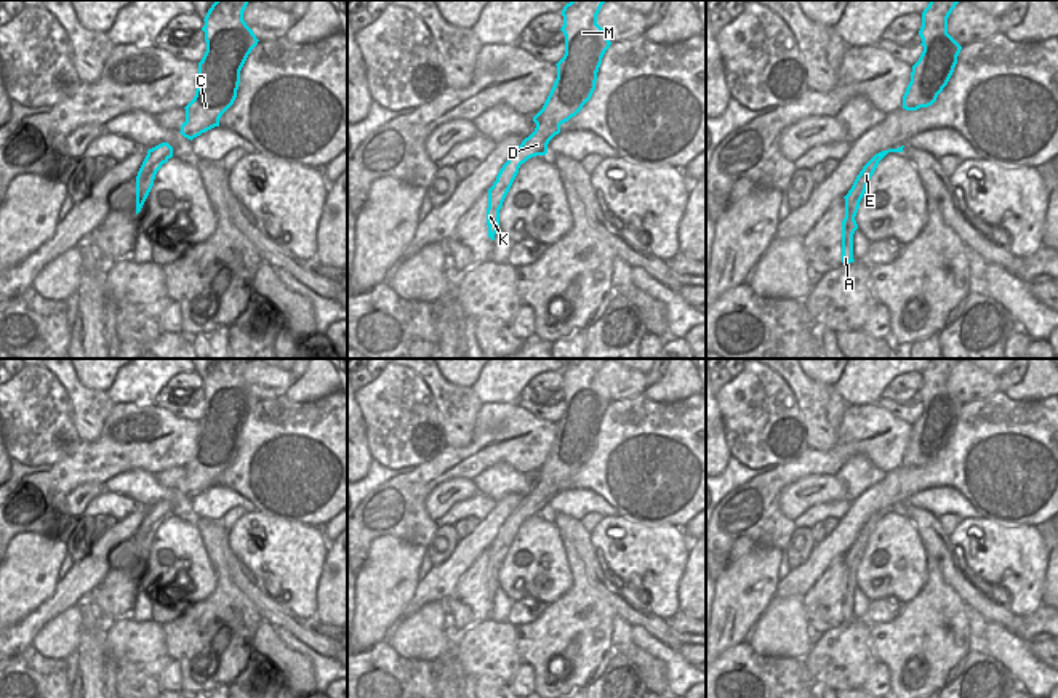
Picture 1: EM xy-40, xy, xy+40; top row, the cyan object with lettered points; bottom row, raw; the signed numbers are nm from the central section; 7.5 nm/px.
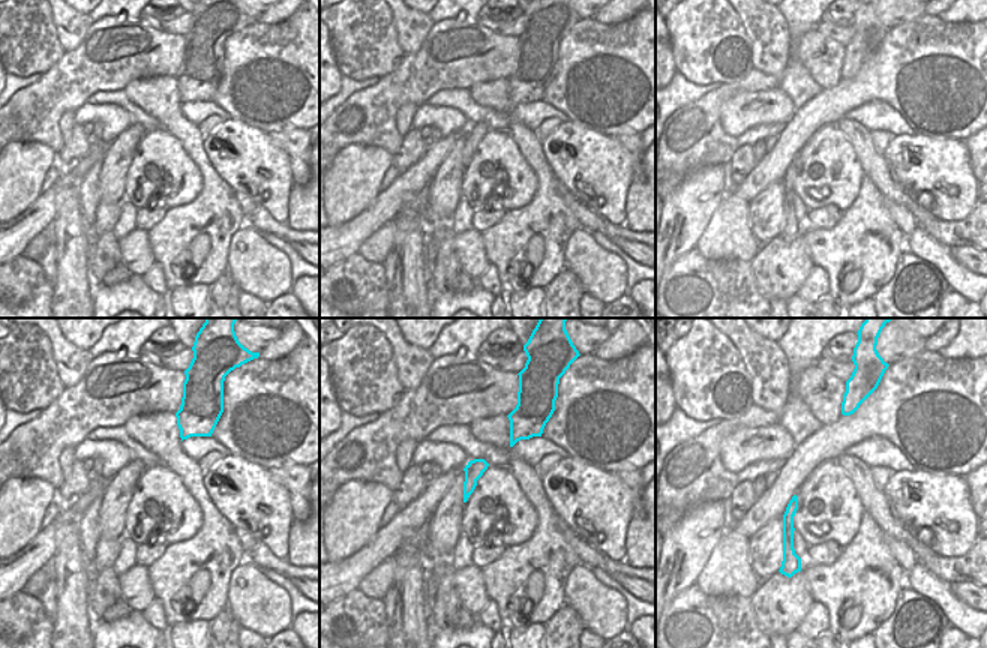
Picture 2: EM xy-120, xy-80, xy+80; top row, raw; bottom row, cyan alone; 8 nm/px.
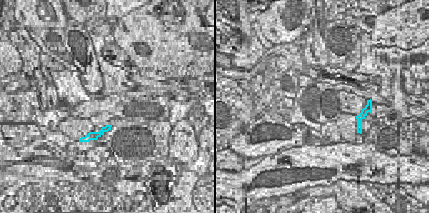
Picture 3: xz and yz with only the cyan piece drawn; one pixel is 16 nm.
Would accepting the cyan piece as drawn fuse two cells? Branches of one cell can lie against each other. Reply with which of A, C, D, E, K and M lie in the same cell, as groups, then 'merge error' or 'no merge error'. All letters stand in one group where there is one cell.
groups A C D E K M; no merge error

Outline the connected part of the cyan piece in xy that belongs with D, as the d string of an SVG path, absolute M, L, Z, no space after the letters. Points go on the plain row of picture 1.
M571 359L562 368L565 413L555 423L557 437L543 464L533 475L535 490L522 499L499 528L488 548L487 584L495 599L499 588L499 568L522 522L547 512L549 499L560 491L560 483L575 475L591 458L597 431L611 400L605 387L597 383L597 373L605 359Z

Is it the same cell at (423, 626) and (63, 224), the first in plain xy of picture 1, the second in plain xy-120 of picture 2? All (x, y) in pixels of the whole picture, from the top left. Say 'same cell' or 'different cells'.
different cells

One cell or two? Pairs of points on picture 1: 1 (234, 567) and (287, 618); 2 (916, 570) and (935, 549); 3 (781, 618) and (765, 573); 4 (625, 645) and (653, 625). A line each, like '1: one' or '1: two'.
1: one
2: two
3: two
4: two

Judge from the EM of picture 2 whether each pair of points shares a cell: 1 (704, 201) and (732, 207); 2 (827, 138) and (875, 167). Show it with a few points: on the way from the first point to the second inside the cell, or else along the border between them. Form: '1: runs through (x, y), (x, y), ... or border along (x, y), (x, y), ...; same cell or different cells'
1: border along (726, 195), (701, 234); different cells
2: border along (839, 128), (851, 144), (864, 174); different cells

